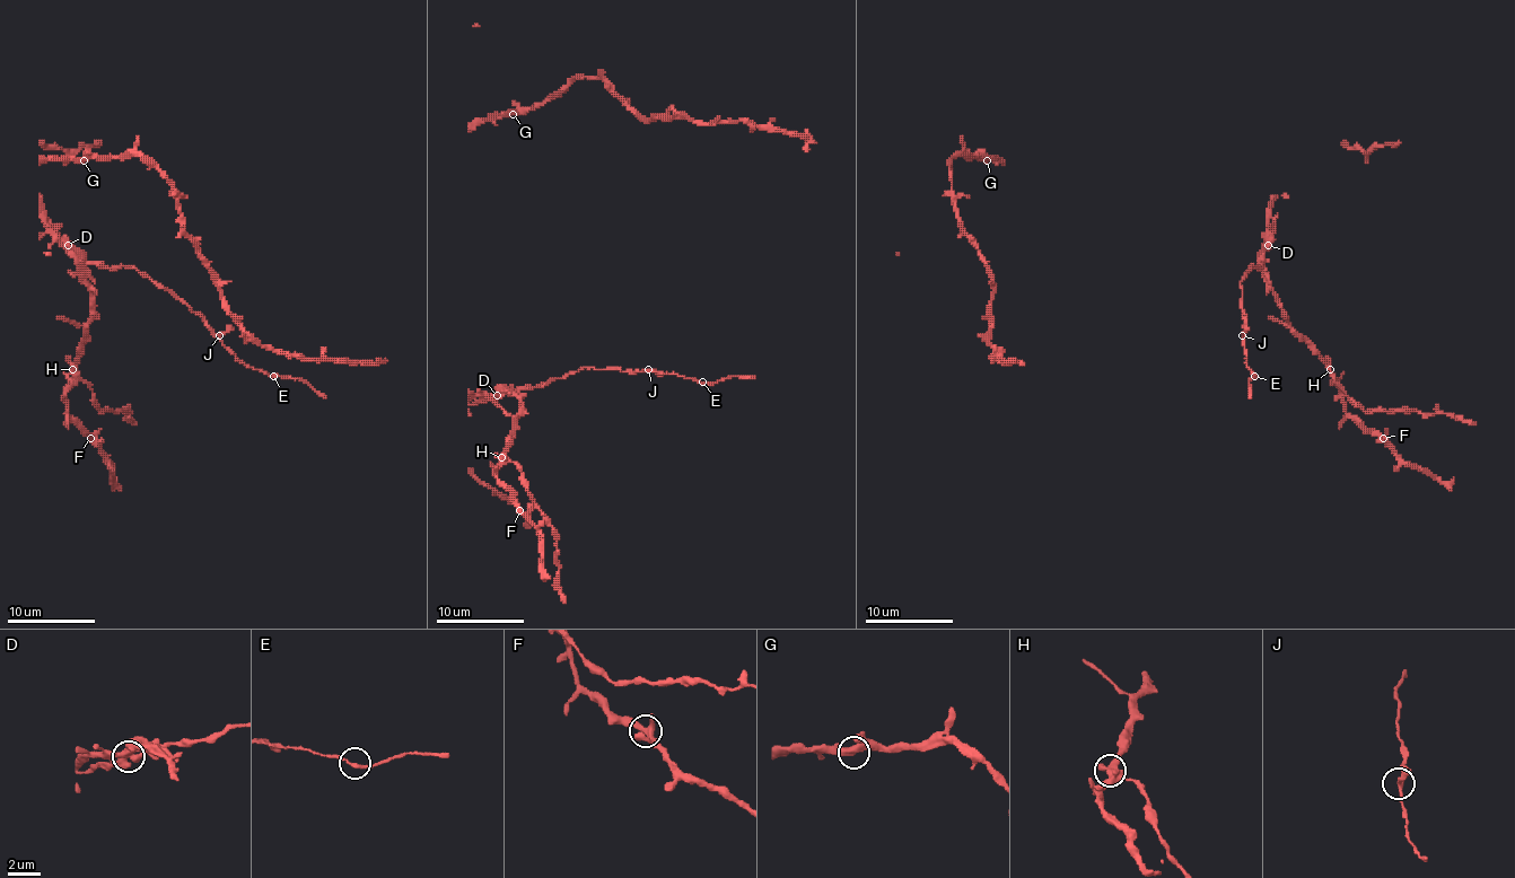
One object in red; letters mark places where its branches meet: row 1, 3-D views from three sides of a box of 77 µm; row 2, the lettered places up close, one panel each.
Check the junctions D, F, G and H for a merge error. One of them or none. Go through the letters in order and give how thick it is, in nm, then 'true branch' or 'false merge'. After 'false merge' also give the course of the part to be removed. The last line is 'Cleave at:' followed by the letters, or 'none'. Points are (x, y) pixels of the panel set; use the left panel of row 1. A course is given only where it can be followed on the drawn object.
D: 440 nm thick; true branch
F: 380 nm thick; true branch
G: 480 nm thick; true branch
H: 380 nm thick; true branch
Cleave at: none

